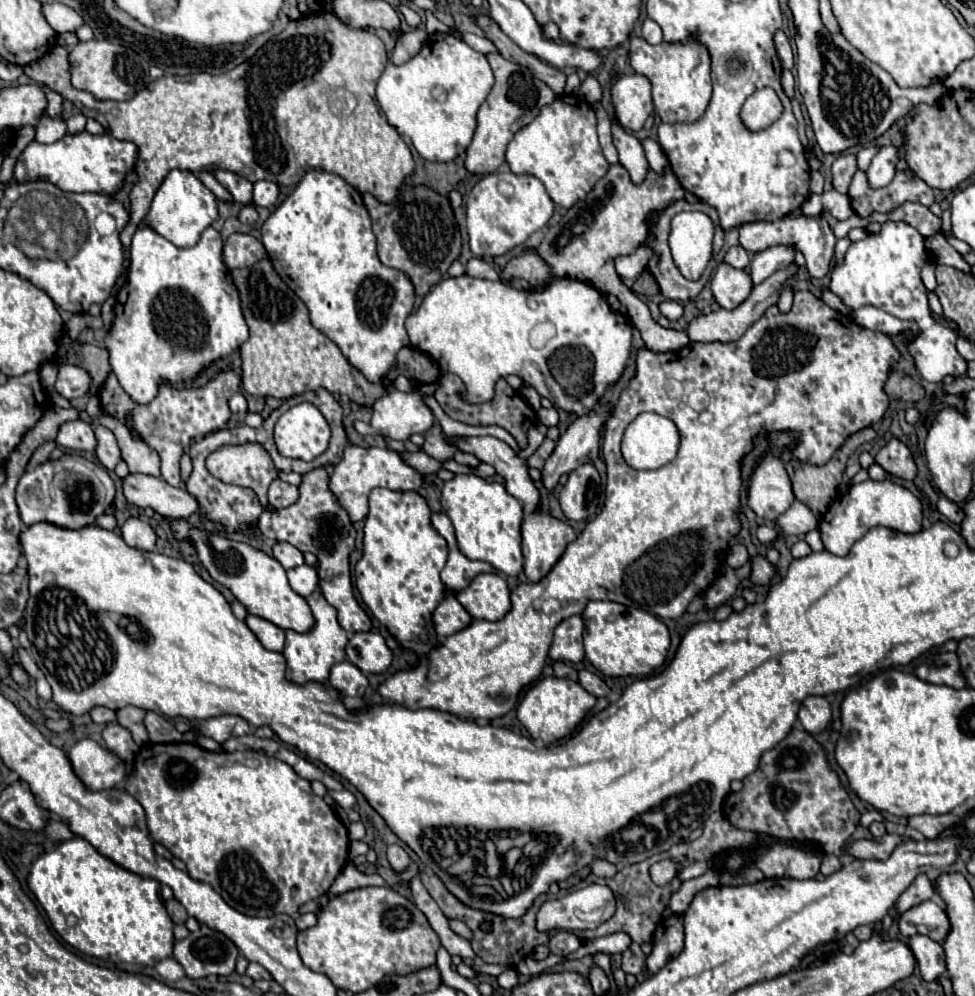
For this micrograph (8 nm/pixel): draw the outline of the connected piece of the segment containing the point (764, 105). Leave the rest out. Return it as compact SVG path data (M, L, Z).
M763 88L763 90L755 90L755 94L747 98L739 116L741 116L743 126L747 126L747 130L759 132L771 126L779 118L781 112L783 112L783 106L775 90Z

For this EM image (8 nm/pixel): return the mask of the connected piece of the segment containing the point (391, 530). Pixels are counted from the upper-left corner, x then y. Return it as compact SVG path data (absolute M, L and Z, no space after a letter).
M375 488L369 496L369 514L365 520L363 556L355 566L355 584L361 600L373 616L387 626L389 634L407 650L427 656L429 642L439 646L433 628L433 610L447 596L441 582L441 570L447 562L447 542L431 526L431 510L427 500L413 492L395 492Z

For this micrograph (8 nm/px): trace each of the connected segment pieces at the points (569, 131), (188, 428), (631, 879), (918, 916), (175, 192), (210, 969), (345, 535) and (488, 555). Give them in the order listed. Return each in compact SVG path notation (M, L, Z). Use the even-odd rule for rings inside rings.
M563 94L549 106L543 106L535 122L523 126L509 142L505 160L511 172L537 176L551 200L563 208L571 208L579 198L585 198L609 168L597 140L595 110L589 102L573 94Z
M231 364L223 368L219 374L215 374L205 386L201 388L173 388L169 384L159 386L159 394L151 404L137 404L131 400L131 396L119 386L115 374L111 372L105 380L105 384L99 388L99 402L105 414L117 418L121 424L125 424L129 430L137 432L141 440L151 446L159 458L161 458L161 476L171 486L179 486L179 460L183 452L187 450L185 440L191 440L191 436L207 434L211 430L221 430L225 422L231 416L227 400L233 396L233 392L239 392L241 376L237 368Z
M643 860L635 866L625 866L625 870L617 872L613 876L613 880L601 880L601 884L609 882L611 888L615 890L615 896L617 896L617 912L611 920L603 922L599 928L595 930L587 930L583 932L583 940L593 940L597 936L607 936L607 934L613 934L613 932L627 932L633 942L637 944L643 944L643 942L651 942L651 936L655 932L655 926L657 922L661 920L661 914L663 910L667 908L669 904L669 898L673 892L679 890L681 886L681 880L679 878L673 878L667 886L655 886L649 878L649 866L653 864L653 860Z
M921 902L919 906L913 906L911 910L903 912L899 916L899 932L905 938L911 938L915 934L925 934L935 942L943 944L943 938L949 934L949 918L945 910L933 902Z
M171 170L165 180L161 182L159 190L155 192L155 198L151 202L151 208L145 216L145 224L153 228L157 234L173 242L175 246L195 246L201 232L211 226L219 218L217 212L217 198L215 194L203 186L203 182L187 170Z
M201 926L185 940L175 942L173 956L185 968L185 974L189 978L205 978L209 974L231 974L235 970L239 950L221 932L209 926Z
M319 466L307 474L303 474L299 488L299 500L287 508L269 510L267 502L263 502L263 514L257 520L257 528L263 536L289 542L301 552L311 552L319 560L319 588L327 602L337 608L339 624L347 632L367 632L371 630L371 620L359 602L353 596L351 574L349 574L349 554L355 548L357 530L343 506L335 502L335 494L329 490L329 476L333 466Z
M459 474L445 482L441 490L443 512L451 518L461 552L471 560L489 562L507 576L517 576L523 568L521 556L521 522L523 506L503 484L485 482L475 474Z

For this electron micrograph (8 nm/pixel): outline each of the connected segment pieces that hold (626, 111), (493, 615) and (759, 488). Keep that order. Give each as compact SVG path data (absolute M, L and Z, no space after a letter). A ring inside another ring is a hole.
M641 74L621 76L611 88L615 116L625 130L637 132L653 112L651 82Z
M479 574L455 598L475 620L499 620L511 610L509 588L499 574Z
M767 454L753 472L749 486L749 506L765 522L773 522L795 500L791 480L783 462L775 454Z

